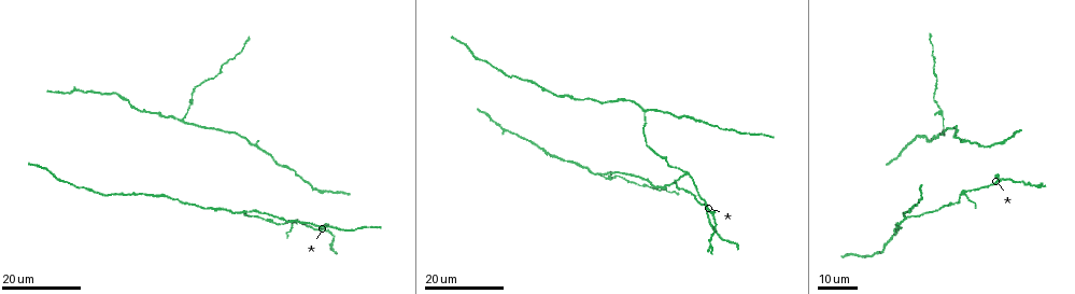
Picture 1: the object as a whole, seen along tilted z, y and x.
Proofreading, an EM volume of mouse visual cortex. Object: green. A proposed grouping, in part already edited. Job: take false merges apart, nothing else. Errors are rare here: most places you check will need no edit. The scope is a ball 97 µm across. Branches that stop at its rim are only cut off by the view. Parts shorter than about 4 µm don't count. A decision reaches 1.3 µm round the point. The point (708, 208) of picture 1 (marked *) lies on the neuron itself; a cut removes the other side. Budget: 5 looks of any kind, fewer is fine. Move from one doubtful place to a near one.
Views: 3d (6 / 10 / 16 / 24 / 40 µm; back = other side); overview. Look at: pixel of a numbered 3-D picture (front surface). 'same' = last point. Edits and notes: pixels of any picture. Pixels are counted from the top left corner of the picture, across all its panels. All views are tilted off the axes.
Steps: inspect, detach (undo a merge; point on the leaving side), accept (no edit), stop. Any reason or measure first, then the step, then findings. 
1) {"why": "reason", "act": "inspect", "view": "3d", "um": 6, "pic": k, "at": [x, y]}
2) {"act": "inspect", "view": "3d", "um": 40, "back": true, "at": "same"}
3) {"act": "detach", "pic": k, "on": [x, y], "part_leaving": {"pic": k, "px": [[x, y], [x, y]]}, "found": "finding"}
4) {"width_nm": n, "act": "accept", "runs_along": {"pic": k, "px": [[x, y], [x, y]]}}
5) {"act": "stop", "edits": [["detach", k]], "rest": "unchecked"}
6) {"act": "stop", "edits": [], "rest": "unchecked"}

{"why": "two arms in line, one across", "act": "inspect", "view": "3d", "um": 24, "pic": 1, "at": [686, 174]}

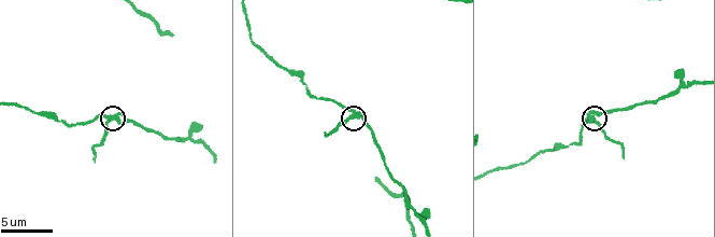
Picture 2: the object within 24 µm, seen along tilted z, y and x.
{"act": "inspect", "view": "3d", "um": 6, "pic": 2, "at": [355, 114]}

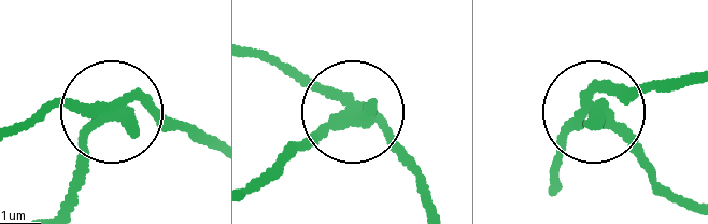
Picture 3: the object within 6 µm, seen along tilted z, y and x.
{"side_arm_um": 6, "act": "detach", "pic": 3, "on": [87, 151], "part_leaving": {"pic": 3, "px": [[110, 109], [56, 212]]}, "found": "a second neuron is stuck on"}

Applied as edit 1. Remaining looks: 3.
{"why": "a fork", "act": "inspect", "view": "3d", "um": 16, "pic": 1, "at": [245, 212]}

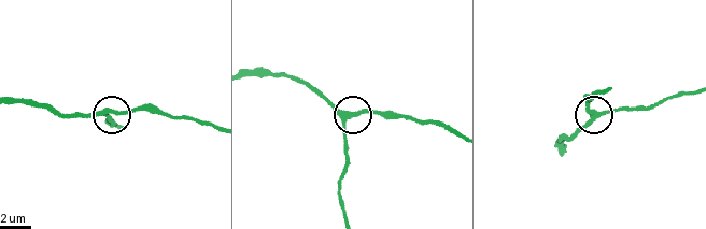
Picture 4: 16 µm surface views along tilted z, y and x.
{"why": "closer look", "act": "inspect", "view": "3d", "um": 6, "pic": 4, "at": [344, 115]}

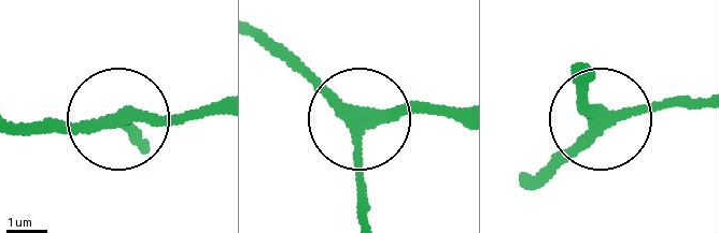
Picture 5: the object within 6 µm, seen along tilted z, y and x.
{"width_nm": 270, "act": "accept", "runs_along": {"pic": 5, "px": [[367, 220], [358, 124], [456, 114]]}, "found": "continuous, no second neuron"}

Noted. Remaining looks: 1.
{"act": "stop", "edits": [["detach", 3]], "rest": "unchecked"}

